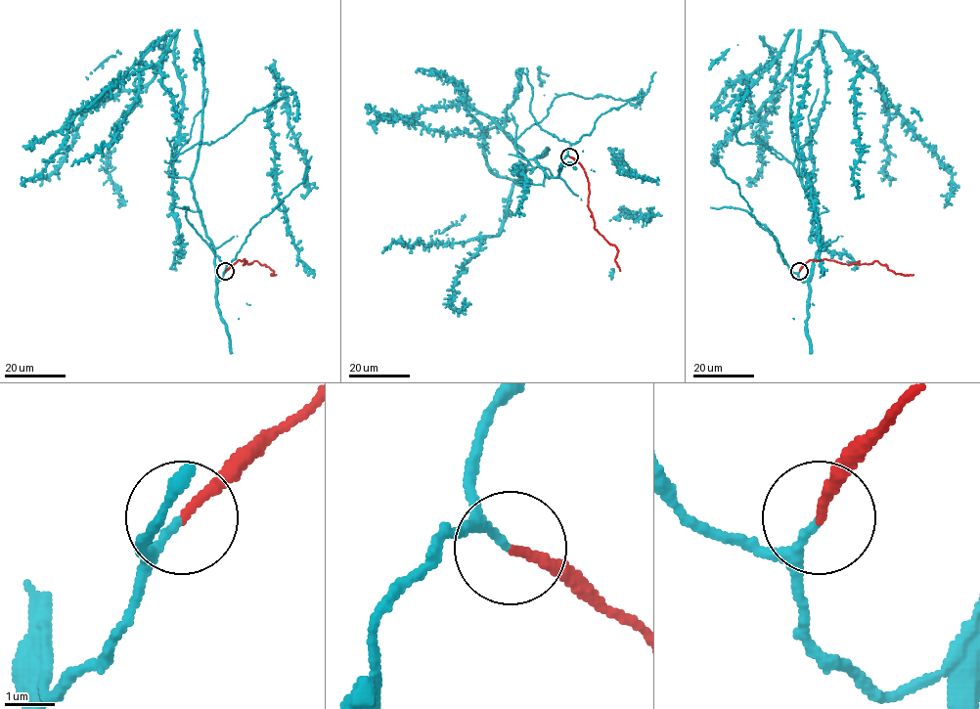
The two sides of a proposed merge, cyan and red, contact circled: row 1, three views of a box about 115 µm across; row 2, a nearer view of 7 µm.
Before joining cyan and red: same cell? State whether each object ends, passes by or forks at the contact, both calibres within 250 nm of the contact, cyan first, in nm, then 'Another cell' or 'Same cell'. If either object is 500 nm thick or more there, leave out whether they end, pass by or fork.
At the ring cyan ends. At the ring red ends. Thickness 160 nm (cyan) against 180 nm. Same cell

